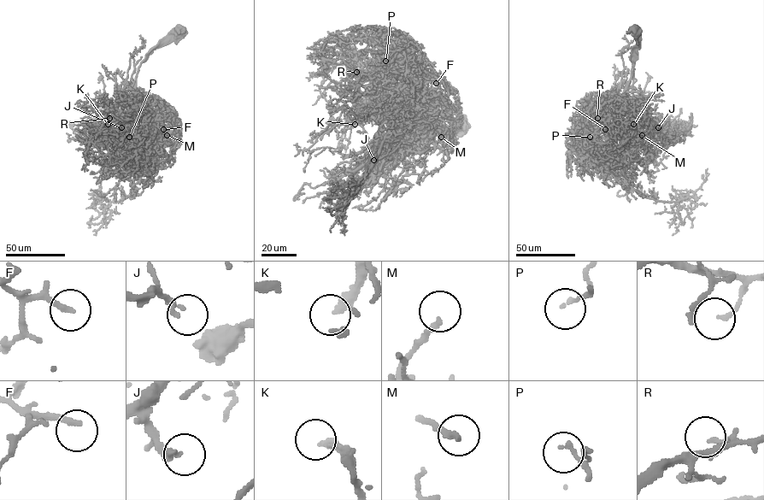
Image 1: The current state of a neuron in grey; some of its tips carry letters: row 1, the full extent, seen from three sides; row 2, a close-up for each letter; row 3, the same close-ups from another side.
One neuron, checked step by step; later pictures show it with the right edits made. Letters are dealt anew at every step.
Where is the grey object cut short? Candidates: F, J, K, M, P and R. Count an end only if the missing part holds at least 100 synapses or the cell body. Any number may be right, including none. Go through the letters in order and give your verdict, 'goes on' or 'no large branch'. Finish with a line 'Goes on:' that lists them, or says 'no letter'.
F: no large branch
J: goes on
K: goes on
M: no large branch
P: no large branch
R: no large branch
Goes on: J, K

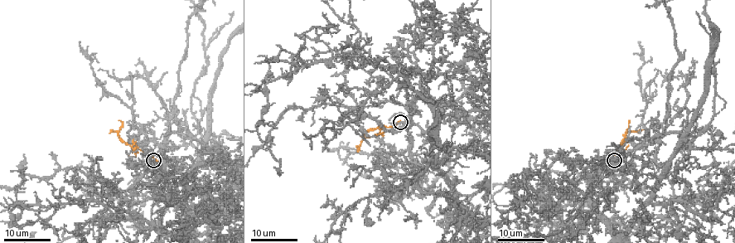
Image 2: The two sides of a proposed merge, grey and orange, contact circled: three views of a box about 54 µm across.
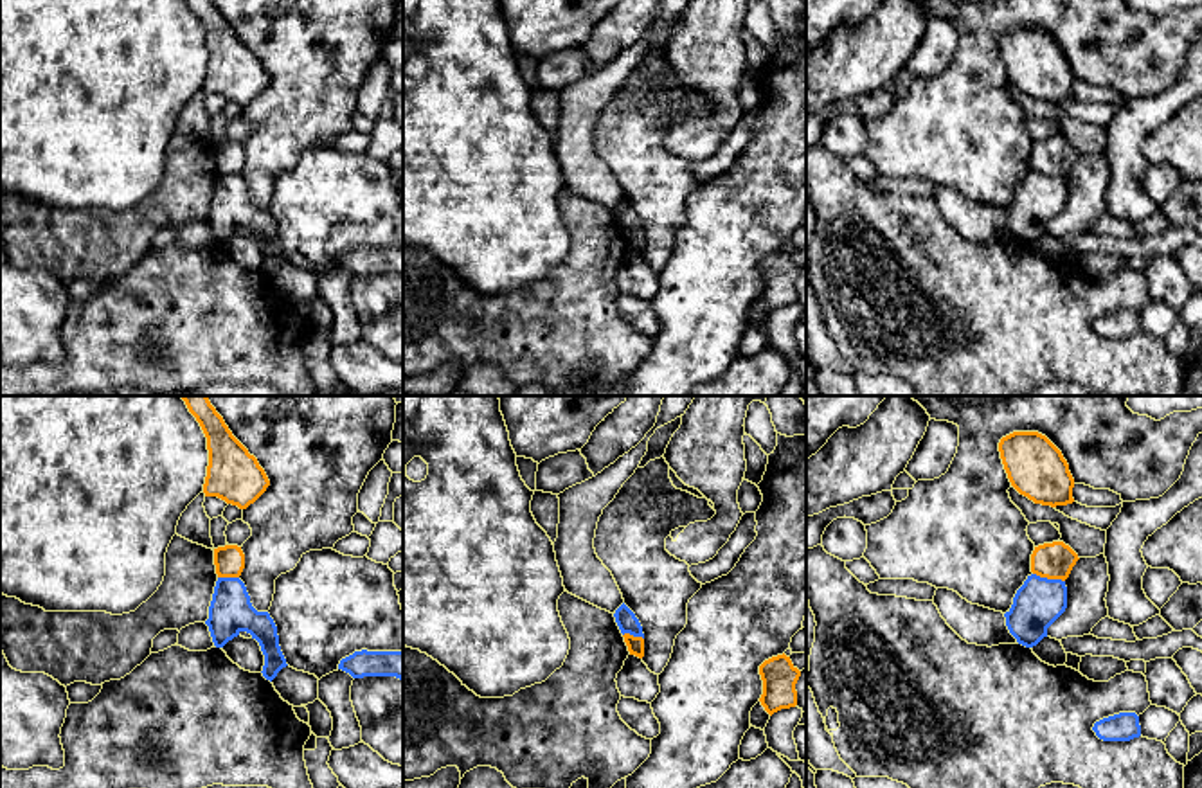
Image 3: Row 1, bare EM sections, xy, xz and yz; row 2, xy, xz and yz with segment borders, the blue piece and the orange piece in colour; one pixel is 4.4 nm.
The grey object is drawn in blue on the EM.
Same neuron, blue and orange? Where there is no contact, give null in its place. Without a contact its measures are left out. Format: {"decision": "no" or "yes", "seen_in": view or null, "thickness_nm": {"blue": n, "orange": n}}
{"decision": "no", "seen_in": "yz", "thickness_nm": {"blue": 220, "orange": 160}}

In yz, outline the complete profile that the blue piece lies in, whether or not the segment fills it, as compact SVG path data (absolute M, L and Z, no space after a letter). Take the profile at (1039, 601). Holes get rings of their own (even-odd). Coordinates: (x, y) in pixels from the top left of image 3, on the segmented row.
M1031 574L1017 590L1011 608L1004 613L1006 626L1018 644L1033 648L1047 637L1047 628L1065 608L1065 581Z

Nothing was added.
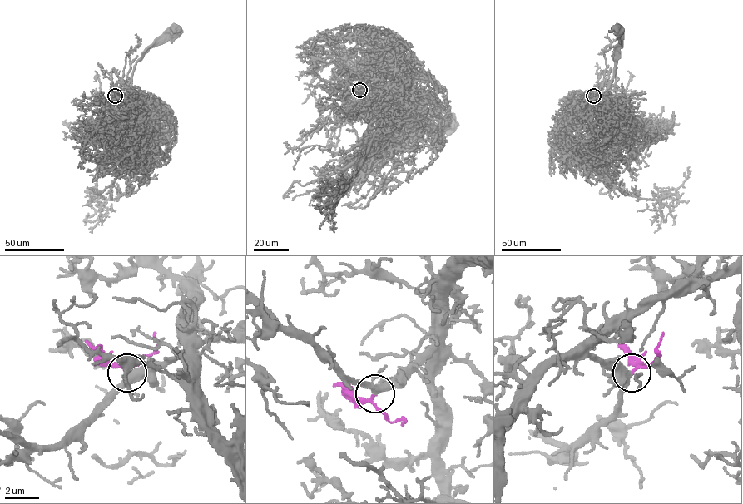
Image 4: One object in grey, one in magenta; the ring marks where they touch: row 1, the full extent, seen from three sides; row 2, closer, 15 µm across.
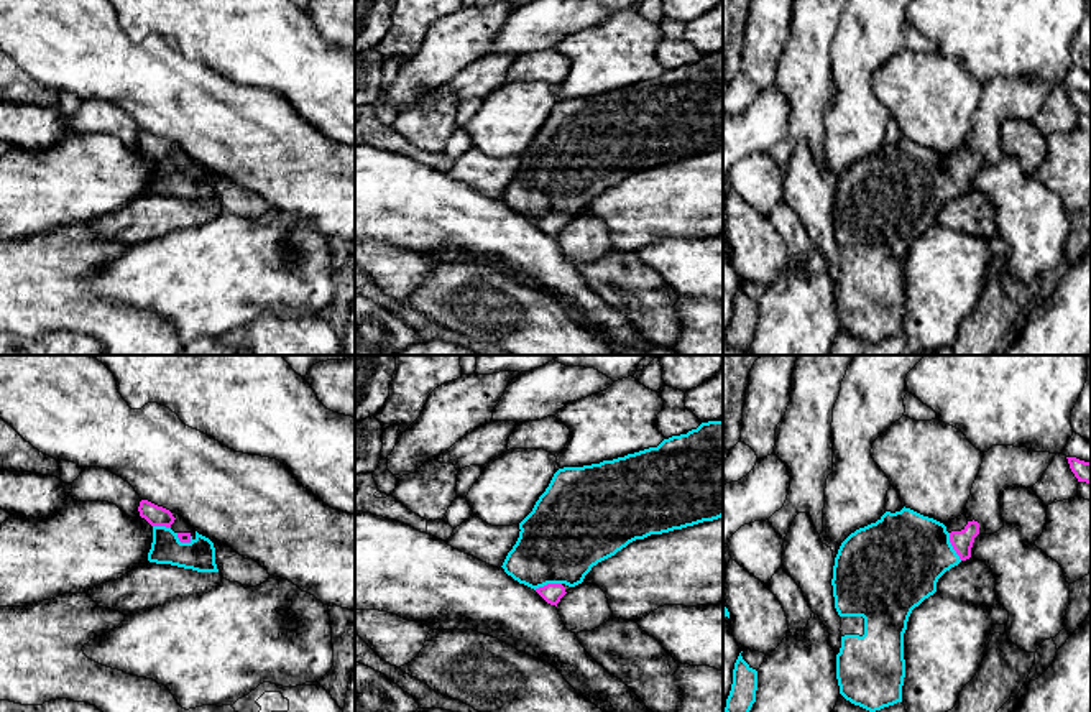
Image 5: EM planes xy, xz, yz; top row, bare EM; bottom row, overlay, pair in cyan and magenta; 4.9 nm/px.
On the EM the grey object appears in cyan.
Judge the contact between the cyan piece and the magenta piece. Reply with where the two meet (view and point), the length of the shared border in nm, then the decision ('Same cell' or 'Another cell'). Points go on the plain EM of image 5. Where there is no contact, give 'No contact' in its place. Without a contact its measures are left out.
Touches cyan at yz (952, 178). Shared border 150 nm. Same cell

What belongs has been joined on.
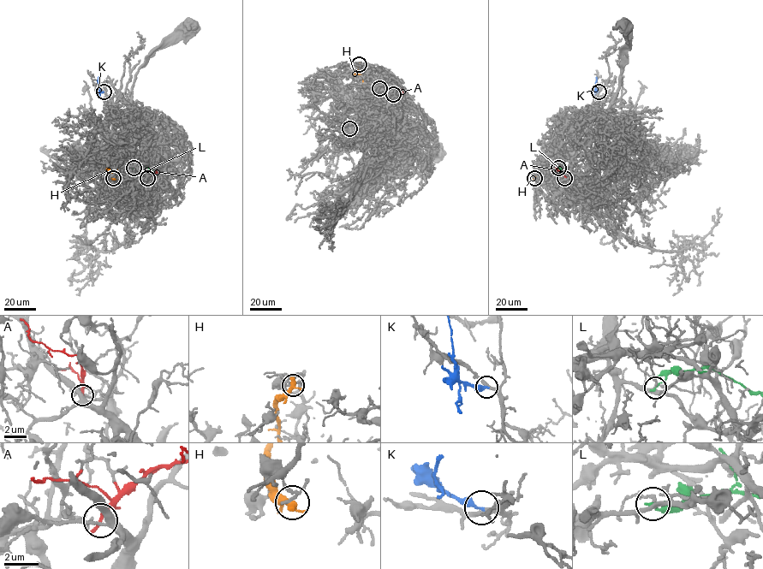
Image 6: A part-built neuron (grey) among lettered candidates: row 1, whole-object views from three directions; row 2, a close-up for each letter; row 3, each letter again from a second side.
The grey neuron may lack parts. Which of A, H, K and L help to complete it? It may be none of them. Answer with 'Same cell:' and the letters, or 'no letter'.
Same cell: K

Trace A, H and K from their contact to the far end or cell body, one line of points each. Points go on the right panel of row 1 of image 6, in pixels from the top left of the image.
A: (564, 178), (564, 173), (556, 167)
H: (534, 178), (541, 171), (553, 169)
K: (599, 91), (595, 88), (596, 77)

